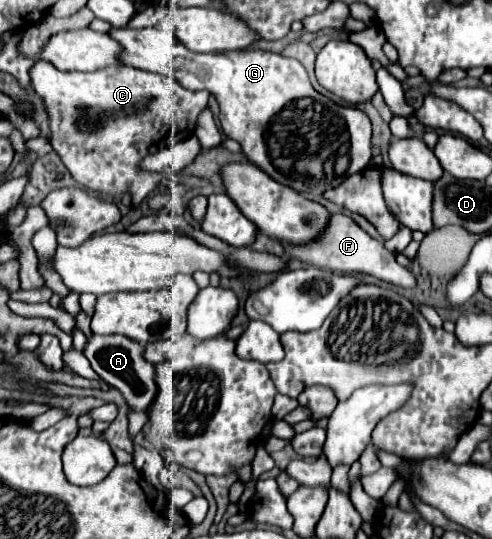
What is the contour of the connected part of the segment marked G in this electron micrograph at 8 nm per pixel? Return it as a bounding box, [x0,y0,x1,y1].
[109,29,371,195]

